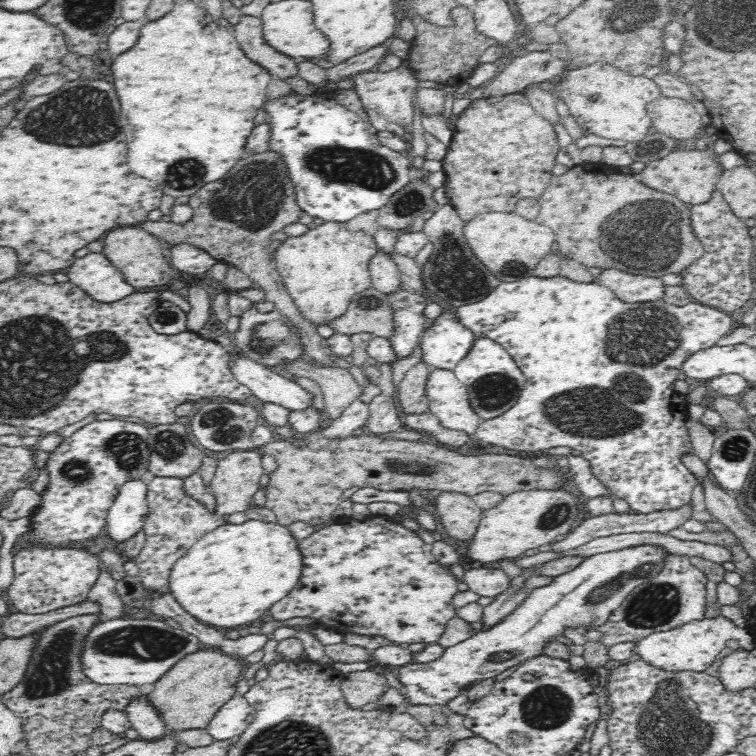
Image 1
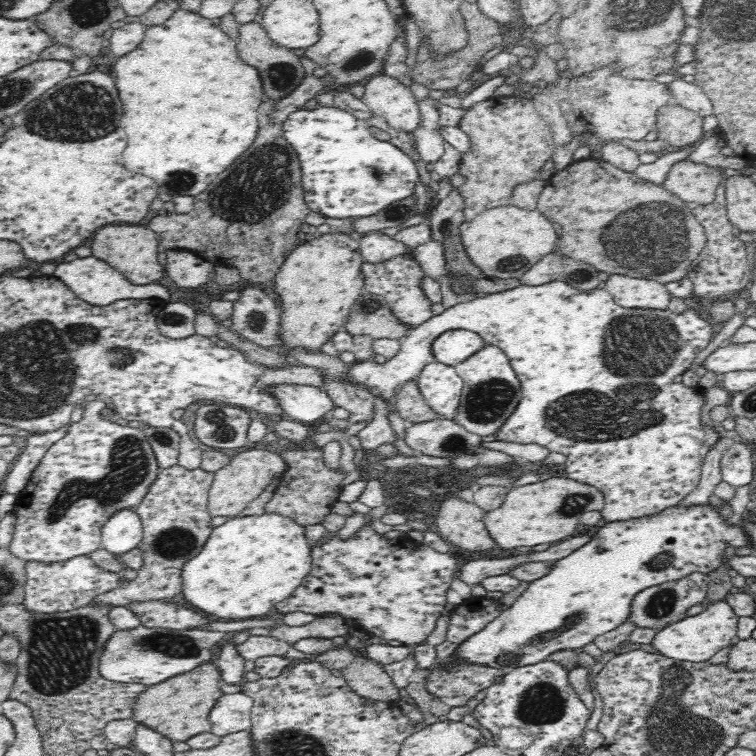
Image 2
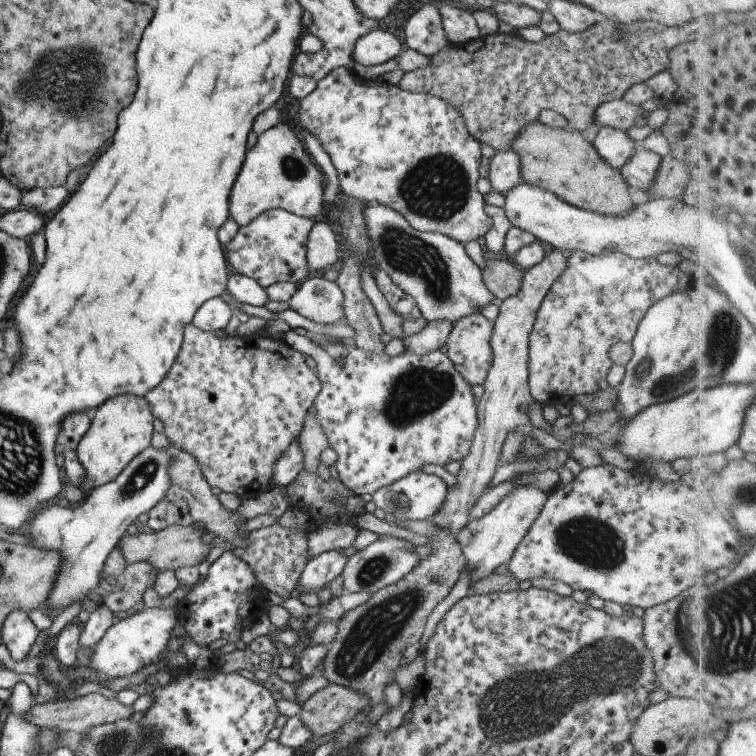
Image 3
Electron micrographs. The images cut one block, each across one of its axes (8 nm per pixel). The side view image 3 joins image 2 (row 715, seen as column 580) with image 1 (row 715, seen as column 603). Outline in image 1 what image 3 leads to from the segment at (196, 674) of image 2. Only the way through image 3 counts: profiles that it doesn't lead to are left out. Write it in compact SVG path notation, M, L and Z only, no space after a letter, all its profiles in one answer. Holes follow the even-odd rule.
M202 647L180 658L158 682L155 682L154 690L147 698L166 721L168 730L204 728L214 714L235 696L235 684L244 672L245 665L238 656L231 656L222 649Z

